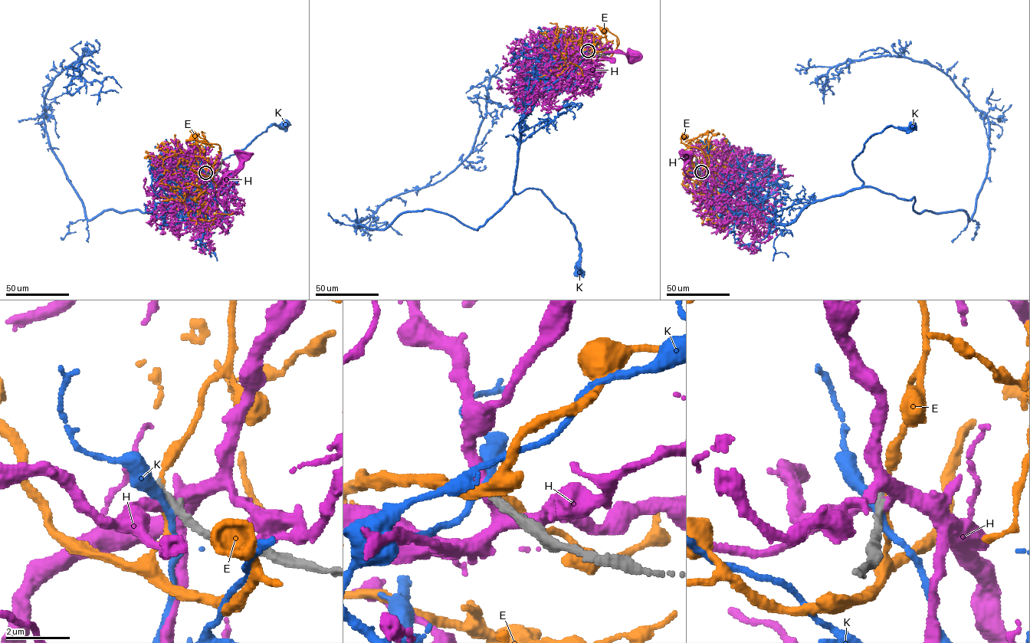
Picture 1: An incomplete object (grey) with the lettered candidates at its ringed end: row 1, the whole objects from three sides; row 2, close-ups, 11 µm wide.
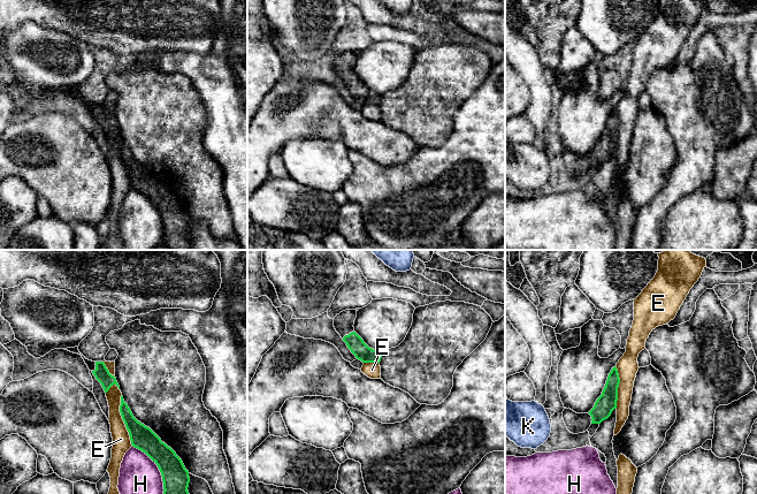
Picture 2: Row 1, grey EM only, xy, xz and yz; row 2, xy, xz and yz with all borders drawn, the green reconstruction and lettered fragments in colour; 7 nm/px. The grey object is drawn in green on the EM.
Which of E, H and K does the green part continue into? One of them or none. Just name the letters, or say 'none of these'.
none of these

